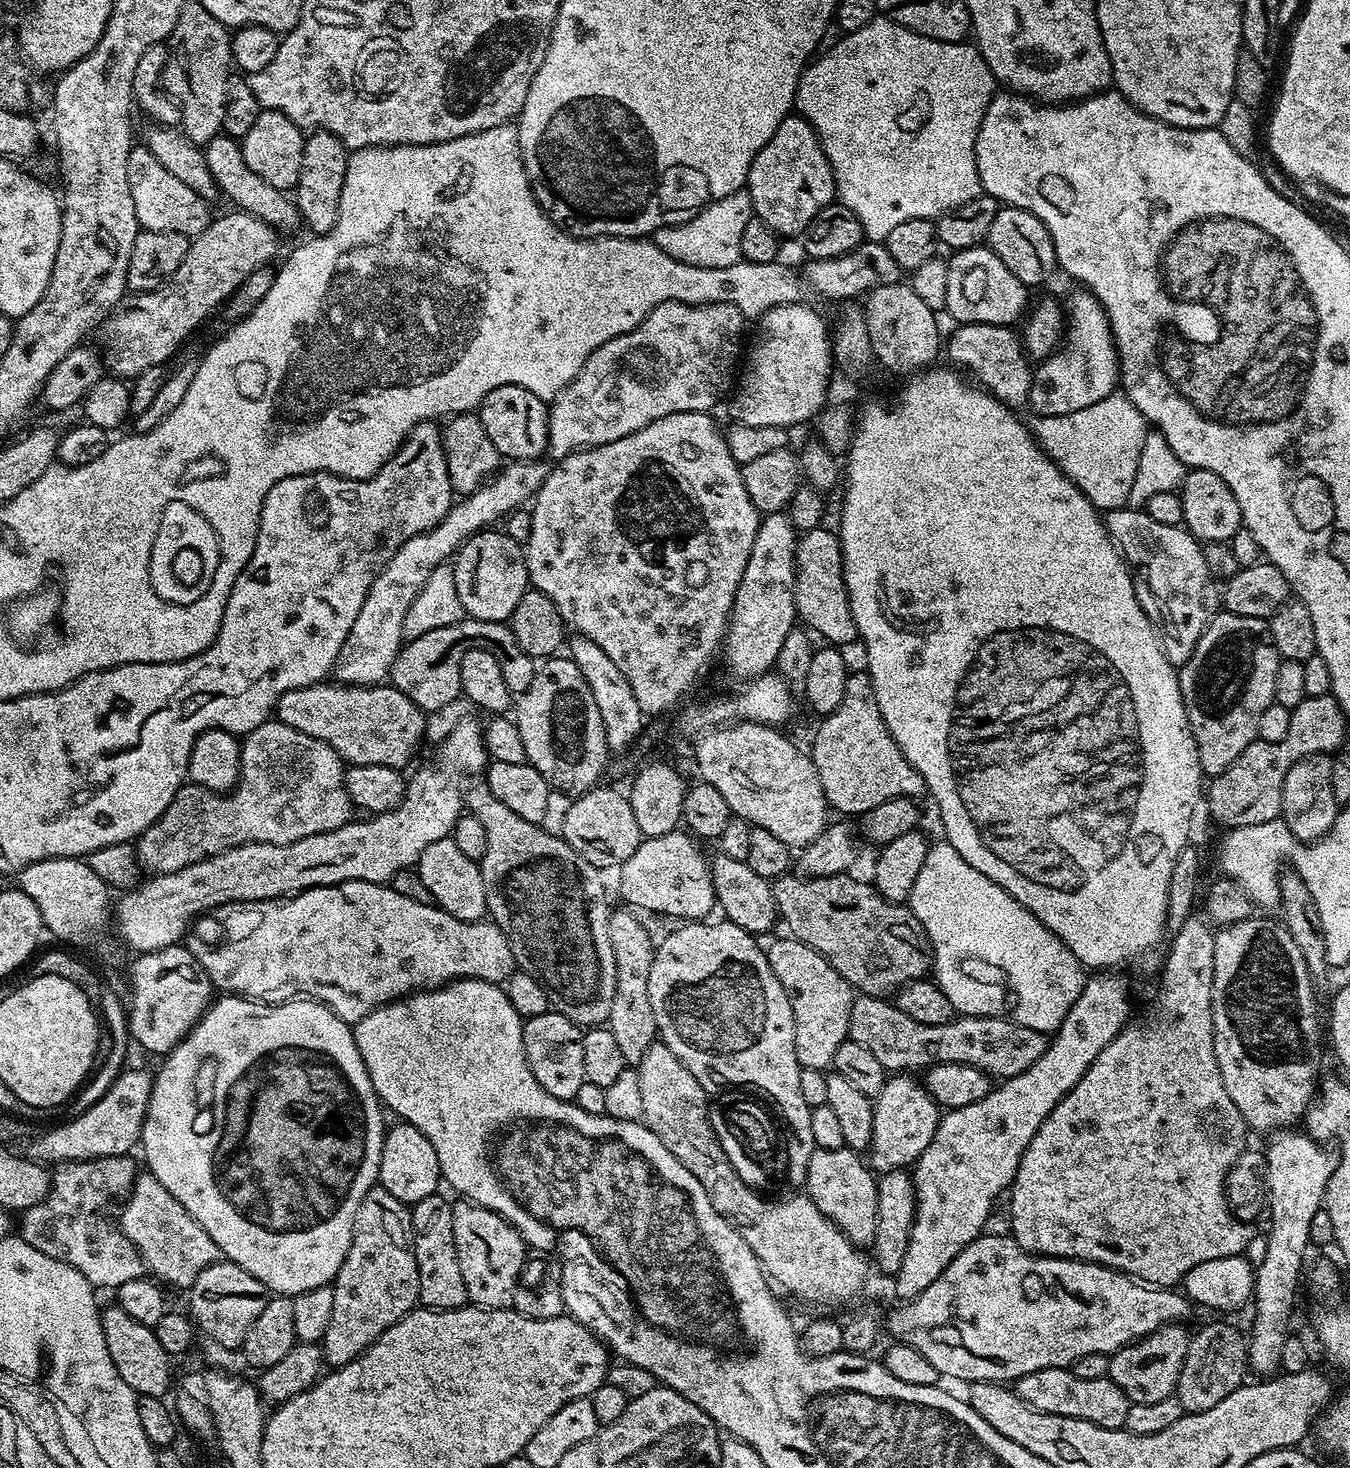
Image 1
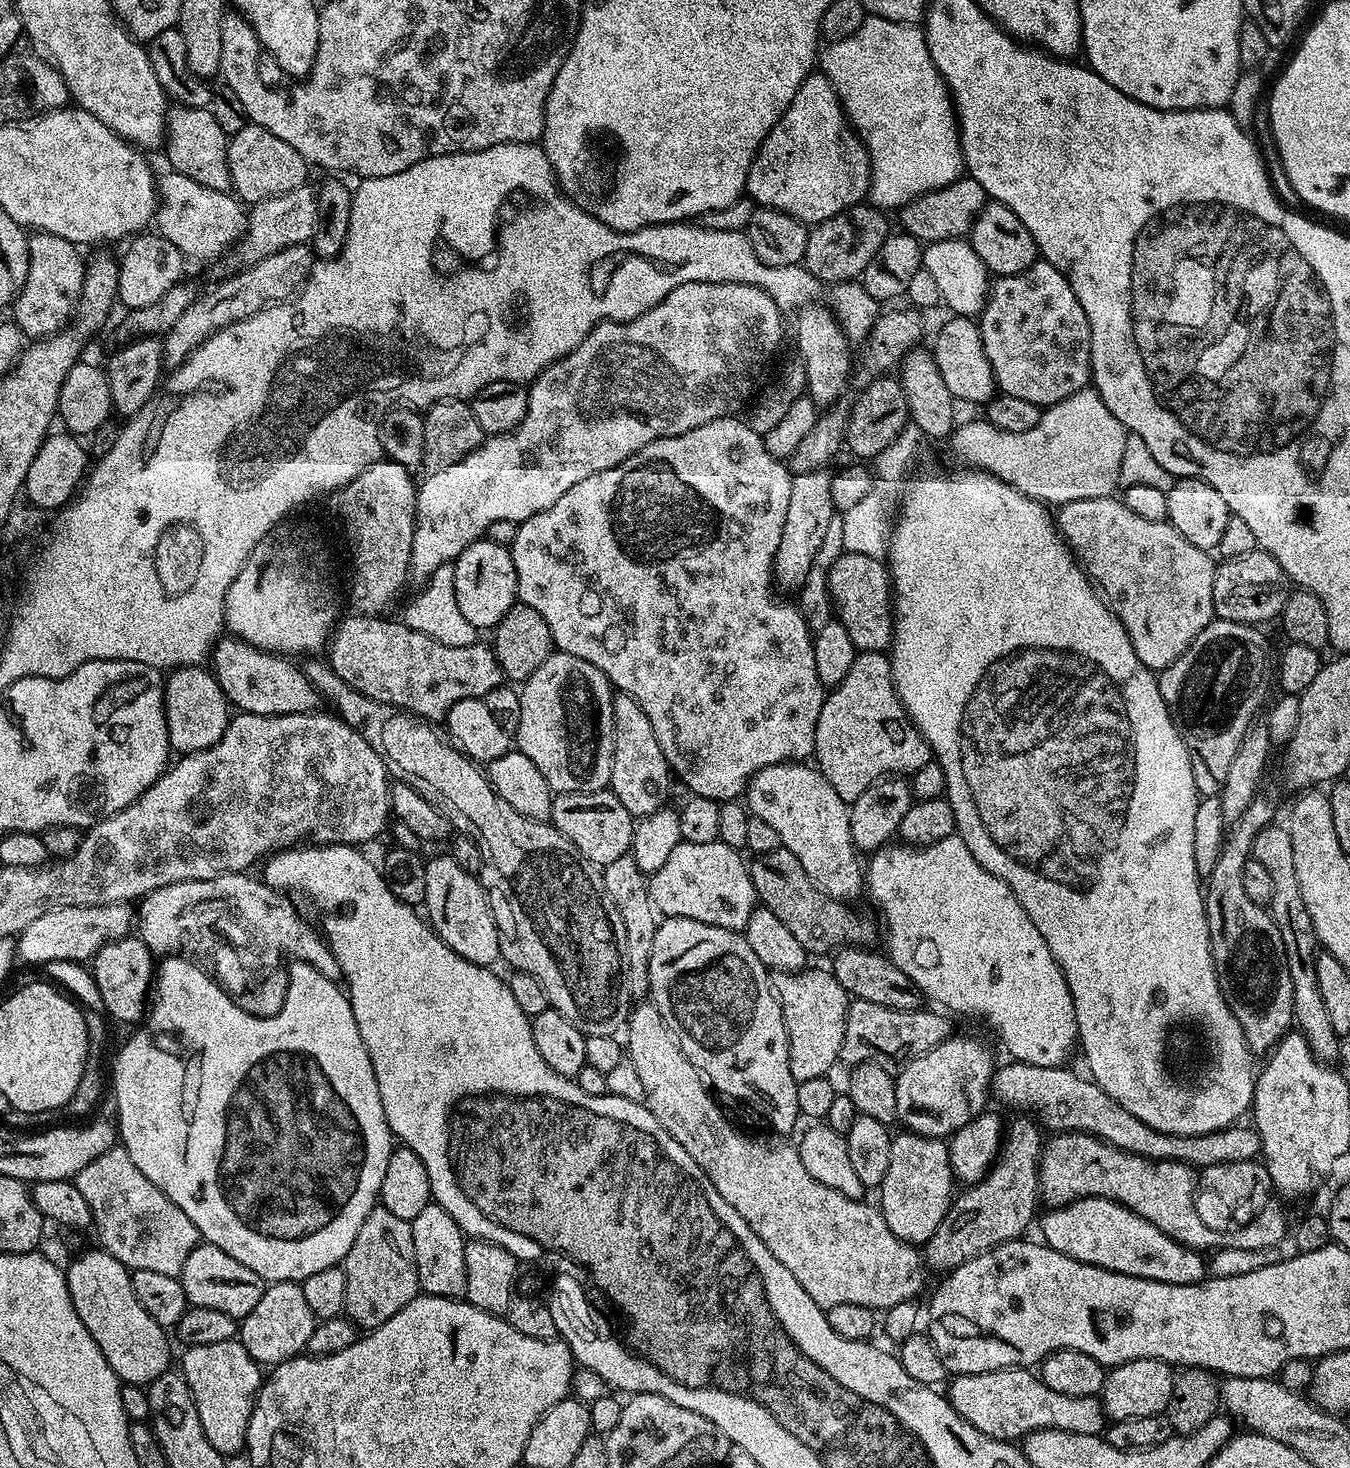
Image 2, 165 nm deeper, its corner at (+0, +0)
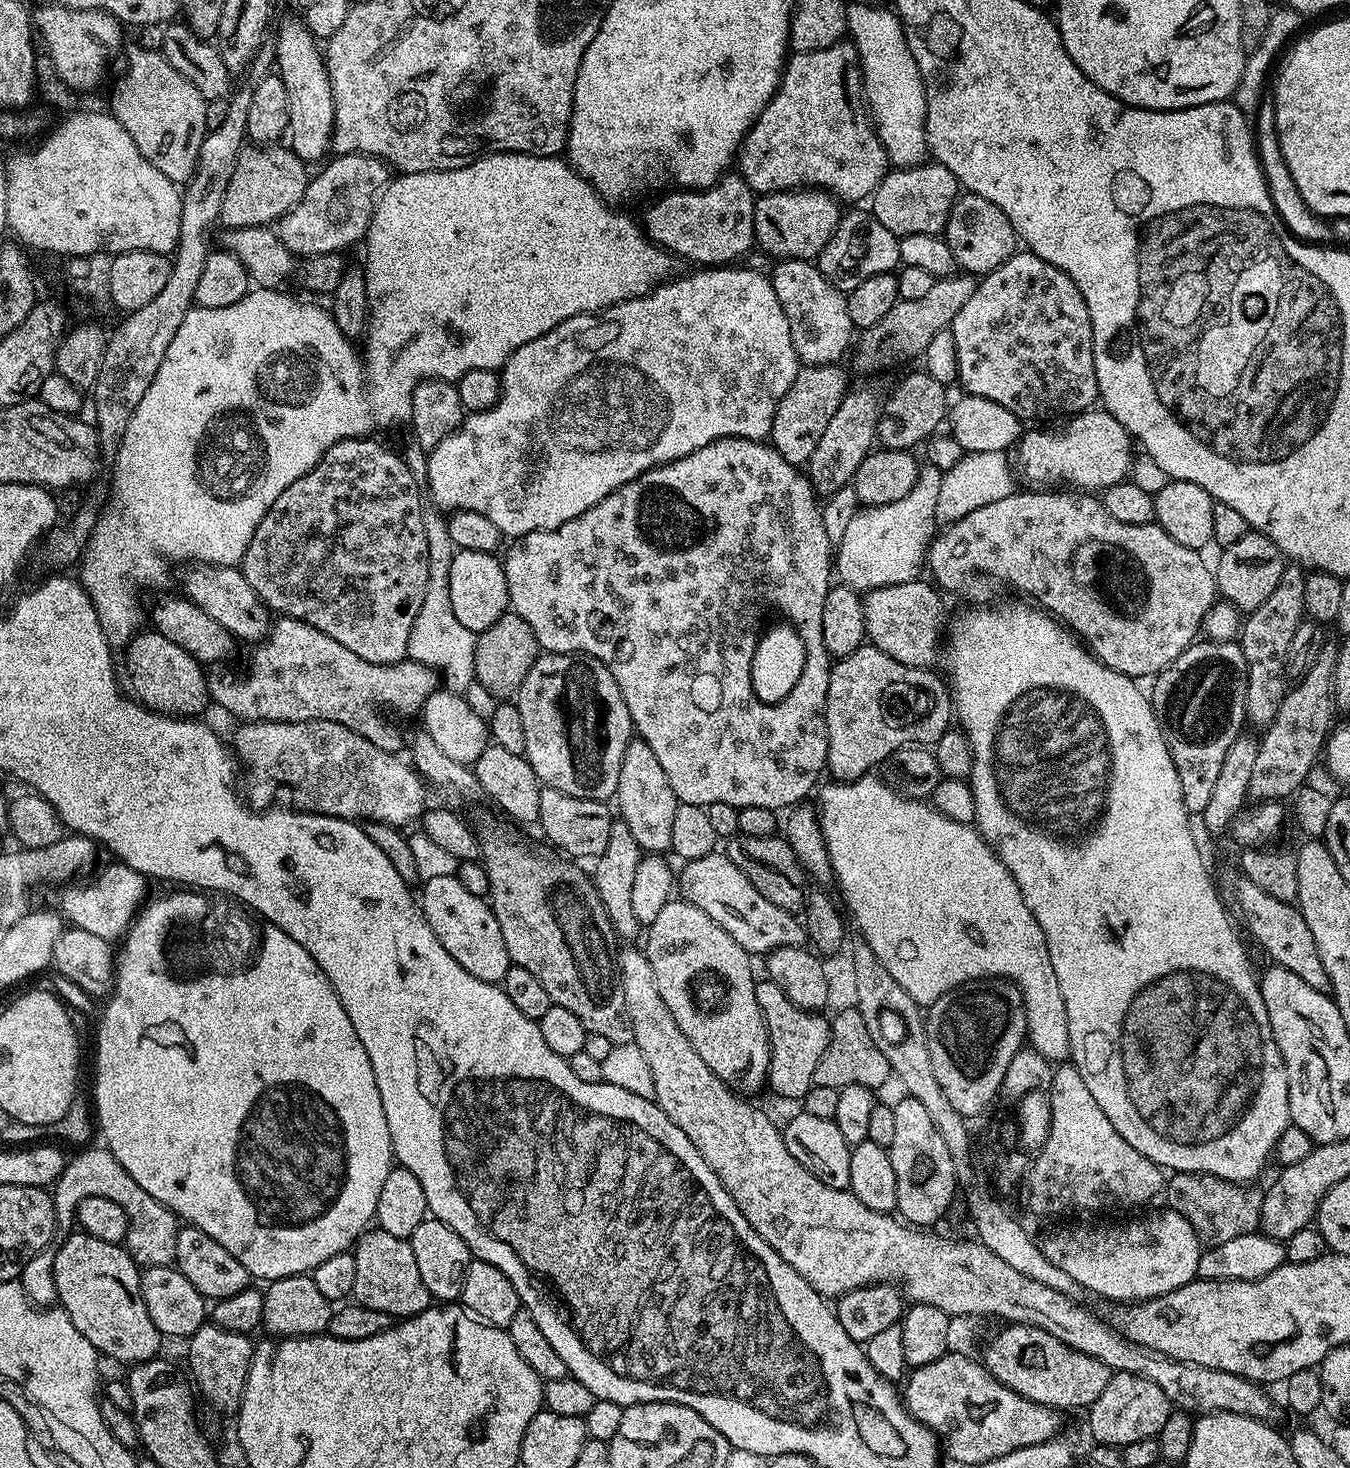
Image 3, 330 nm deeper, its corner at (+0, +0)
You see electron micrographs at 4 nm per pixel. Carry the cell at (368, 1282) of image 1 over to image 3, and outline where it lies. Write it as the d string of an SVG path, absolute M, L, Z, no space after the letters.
M379 1230L365 1231L354 1245L354 1263L352 1296L355 1303L361 1304L363 1308L382 1310L382 1314L393 1318L407 1318L417 1316L433 1303L430 1290L426 1290L426 1282L422 1282L414 1250L405 1237Z

